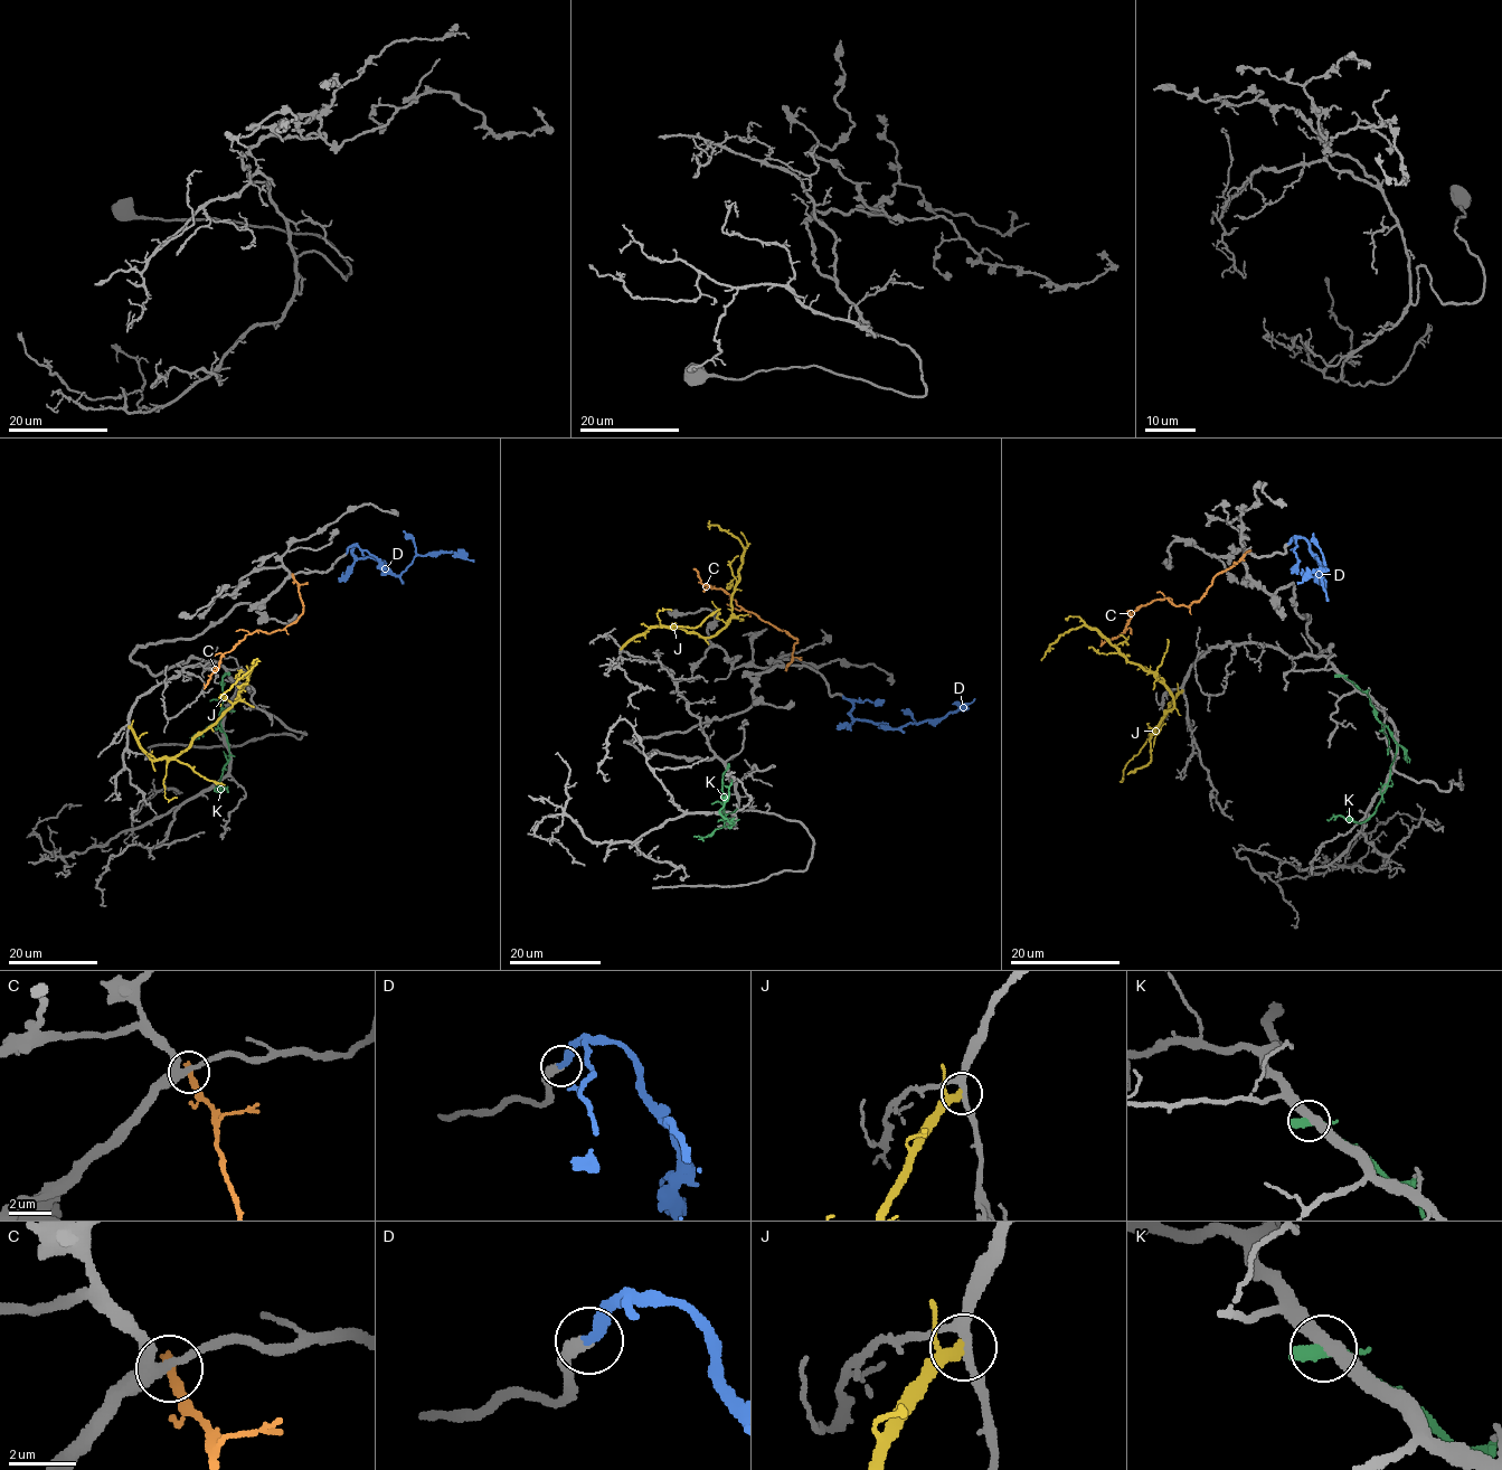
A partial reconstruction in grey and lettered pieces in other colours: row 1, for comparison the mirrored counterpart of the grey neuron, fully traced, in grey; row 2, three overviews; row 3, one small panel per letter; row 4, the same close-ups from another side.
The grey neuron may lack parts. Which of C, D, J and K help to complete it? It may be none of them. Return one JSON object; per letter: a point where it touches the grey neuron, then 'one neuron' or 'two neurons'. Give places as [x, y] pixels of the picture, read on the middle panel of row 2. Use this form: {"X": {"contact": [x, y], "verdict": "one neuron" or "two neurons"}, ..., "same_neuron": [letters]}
{"C": {"contact": [786, 666], "verdict": "two neurons"}, "D": {"contact": [843, 696], "verdict": "one neuron"}, "J": {"contact": [621, 649], "verdict": "two neurons"}, "K": {"contact": [727, 768], "verdict": "two neurons"}, "same_neuron": ["D"]}

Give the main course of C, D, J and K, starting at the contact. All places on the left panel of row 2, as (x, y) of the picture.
C: (293, 576), (303, 612), (283, 629), (246, 634), (222, 656), (204, 688)
D: (347, 553), (356, 544), (352, 553), (357, 558), (378, 559), (396, 575), (416, 555), (456, 553), (473, 559)
J: (128, 726), (152, 759), (180, 755), (236, 699), (254, 665), (220, 698), (220, 706)
K: (227, 672), (220, 685), (220, 725), (228, 740), (229, 759), (215, 789), (220, 791), (224, 788), (227, 791)

